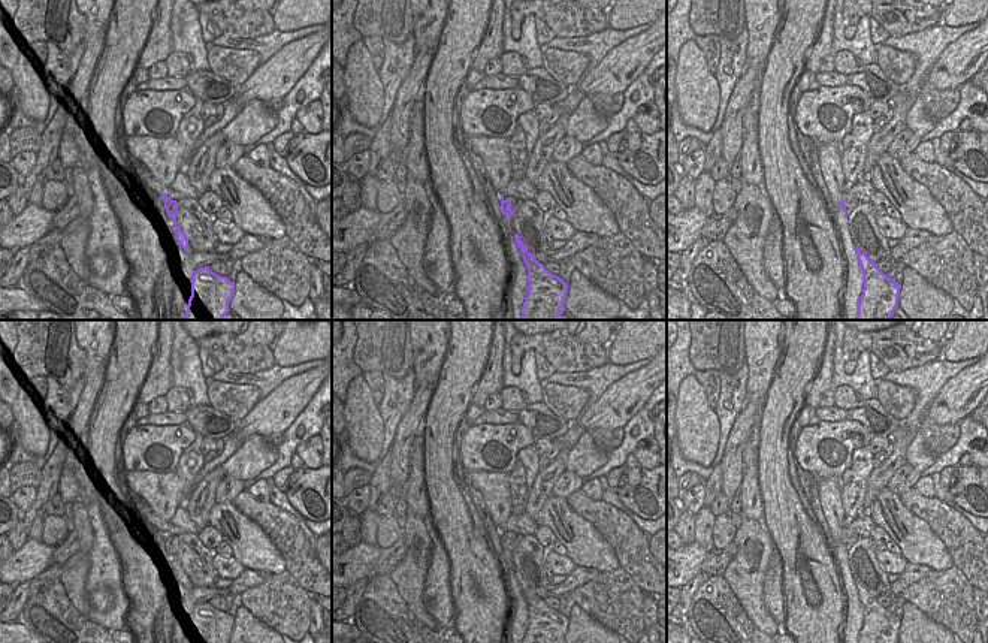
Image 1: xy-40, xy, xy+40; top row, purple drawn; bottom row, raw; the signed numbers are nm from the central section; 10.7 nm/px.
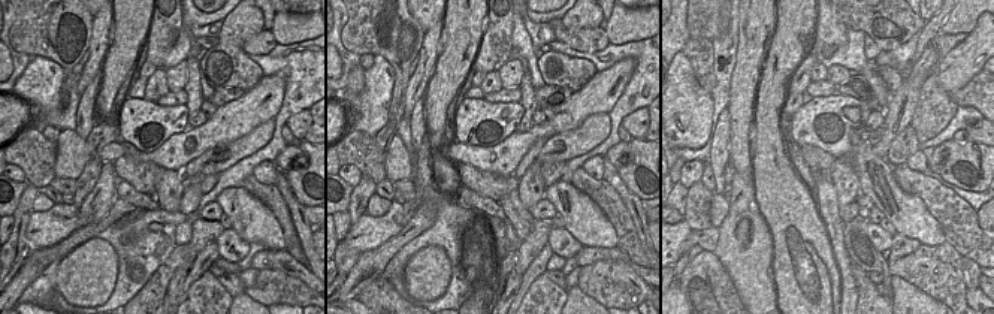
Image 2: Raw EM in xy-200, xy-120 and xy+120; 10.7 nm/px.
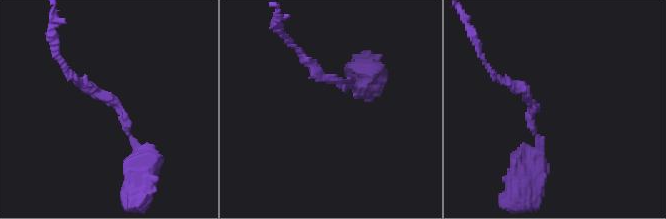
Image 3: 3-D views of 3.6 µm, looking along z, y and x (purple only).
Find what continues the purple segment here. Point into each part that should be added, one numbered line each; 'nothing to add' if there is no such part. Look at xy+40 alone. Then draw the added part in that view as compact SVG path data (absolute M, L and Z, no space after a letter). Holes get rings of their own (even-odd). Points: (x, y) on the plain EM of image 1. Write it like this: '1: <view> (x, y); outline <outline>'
nothing to add

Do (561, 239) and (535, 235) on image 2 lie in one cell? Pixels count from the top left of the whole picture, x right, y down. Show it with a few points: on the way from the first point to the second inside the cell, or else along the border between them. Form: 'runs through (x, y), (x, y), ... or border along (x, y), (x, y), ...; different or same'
border along (552, 228), (547, 244); different

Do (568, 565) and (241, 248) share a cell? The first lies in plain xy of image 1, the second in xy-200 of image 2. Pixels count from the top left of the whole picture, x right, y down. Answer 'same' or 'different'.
same

